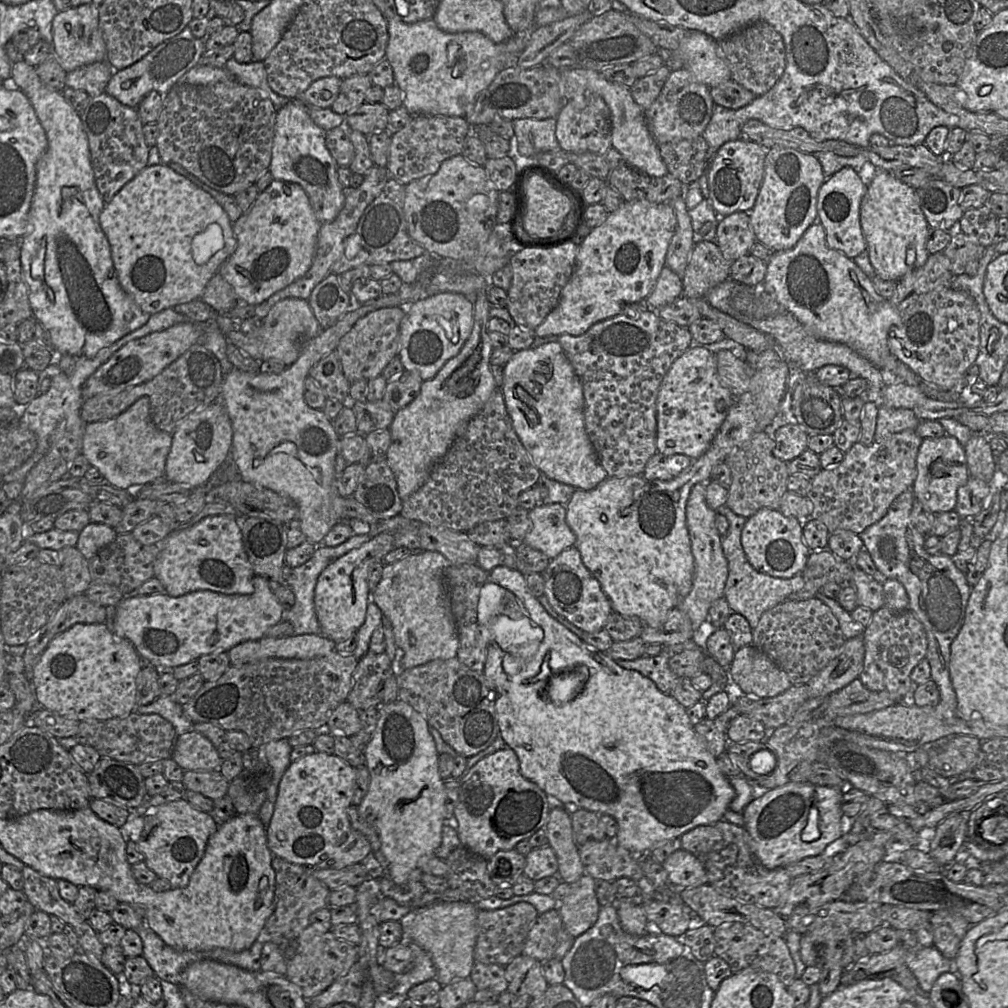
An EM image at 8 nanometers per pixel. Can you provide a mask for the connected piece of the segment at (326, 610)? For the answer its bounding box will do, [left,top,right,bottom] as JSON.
[315,532,395,643]

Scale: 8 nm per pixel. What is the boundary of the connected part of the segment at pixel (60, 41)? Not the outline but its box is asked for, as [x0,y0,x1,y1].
[52,3,107,73]

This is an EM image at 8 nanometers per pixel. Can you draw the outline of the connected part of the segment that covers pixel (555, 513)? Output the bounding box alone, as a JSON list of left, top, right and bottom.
[522,504,576,560]

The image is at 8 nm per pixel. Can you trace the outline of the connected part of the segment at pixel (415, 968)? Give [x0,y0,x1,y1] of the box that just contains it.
[393,942,436,996]

